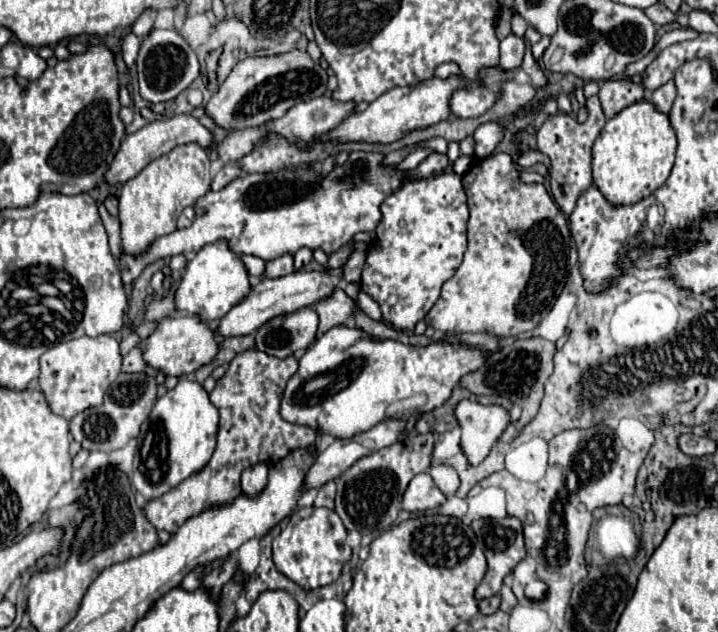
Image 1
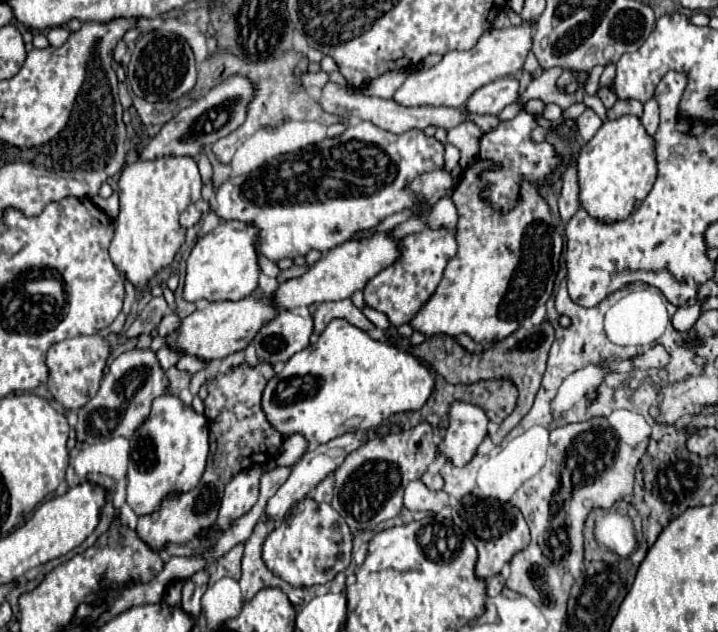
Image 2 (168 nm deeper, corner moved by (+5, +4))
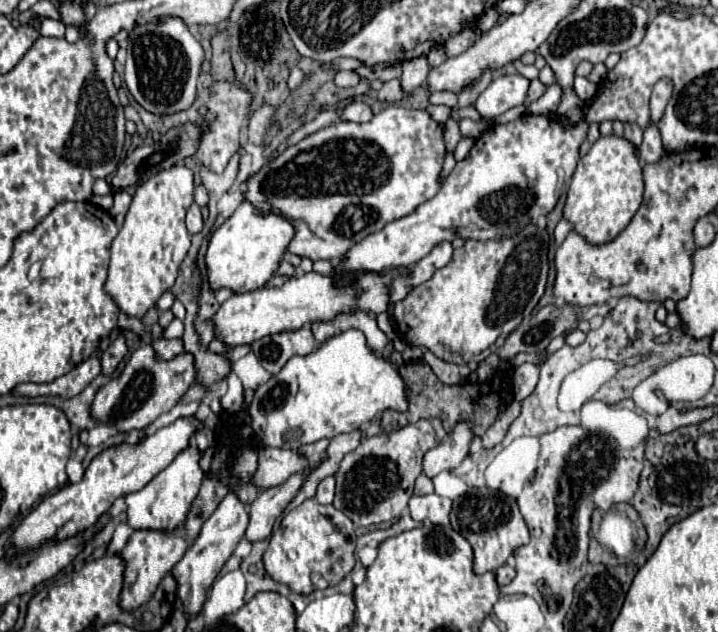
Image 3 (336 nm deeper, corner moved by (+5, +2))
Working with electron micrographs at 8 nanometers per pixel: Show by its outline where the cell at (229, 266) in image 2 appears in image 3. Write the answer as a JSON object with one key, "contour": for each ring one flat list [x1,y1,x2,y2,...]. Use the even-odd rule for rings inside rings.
{"contour":[[242,202,210,238,206,252,210,286,214,290,230,288,238,294,264,288,272,274,276,274,280,260,288,250,290,240,294,238,294,232,294,226,286,218,270,212,260,212,250,202]]}

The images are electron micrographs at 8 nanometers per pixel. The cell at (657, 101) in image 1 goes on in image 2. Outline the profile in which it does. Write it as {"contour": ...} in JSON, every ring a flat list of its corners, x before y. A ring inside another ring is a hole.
{"contour":[[650,98,650,100,644,104,644,114,642,114,642,118,640,118,648,134,654,134,654,132,656,132,656,128,658,128,658,116,660,116,658,102,656,102,654,98]]}

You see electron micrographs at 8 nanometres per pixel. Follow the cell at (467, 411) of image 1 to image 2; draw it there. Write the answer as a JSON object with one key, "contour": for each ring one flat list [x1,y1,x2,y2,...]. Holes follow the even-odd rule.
{"contour":[[468,402,450,406,450,426,446,430,440,452,456,466,466,466,488,436,488,416,482,408]]}

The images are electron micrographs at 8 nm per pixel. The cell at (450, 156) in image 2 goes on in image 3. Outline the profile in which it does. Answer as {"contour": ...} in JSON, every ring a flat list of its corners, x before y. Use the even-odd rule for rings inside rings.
{"contour":[[448,118,448,120,446,120,446,124,444,124,444,142,446,142,448,152,454,152,454,148,456,148,456,144,458,144,458,140,462,138,458,124,460,124,460,122,458,122,456,118]]}

